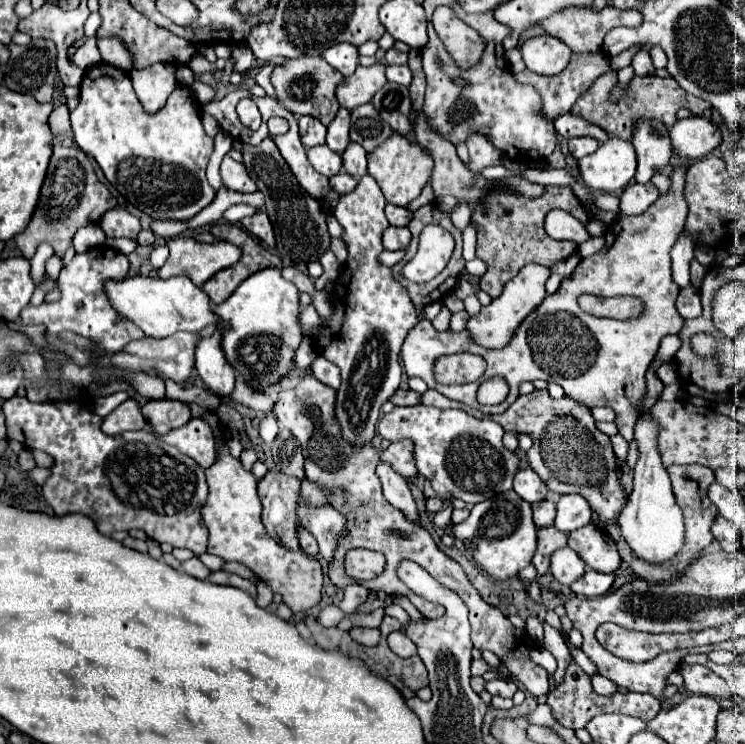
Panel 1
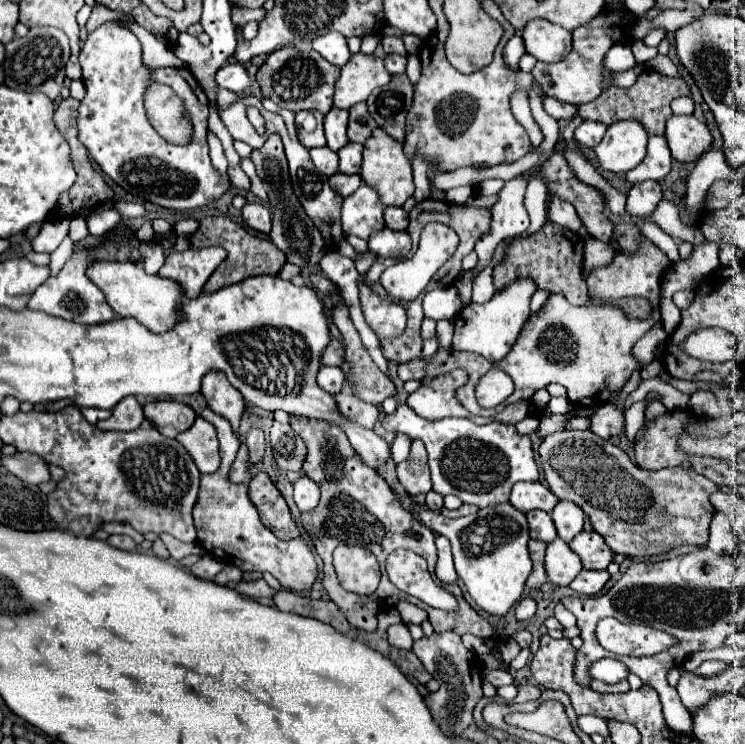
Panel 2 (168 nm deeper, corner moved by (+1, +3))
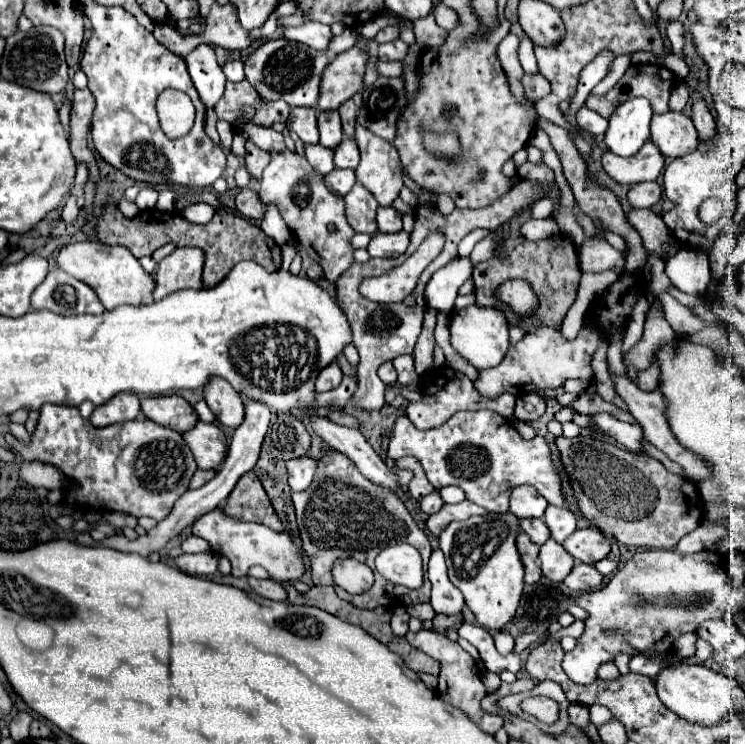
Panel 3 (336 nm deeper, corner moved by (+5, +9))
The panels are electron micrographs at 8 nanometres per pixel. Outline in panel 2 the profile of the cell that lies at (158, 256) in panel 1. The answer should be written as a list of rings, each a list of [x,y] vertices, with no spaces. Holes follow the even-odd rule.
[[[154,241],[140,243],[140,255],[142,255],[142,267],[152,275],[158,273],[160,267],[164,265],[164,249]]]

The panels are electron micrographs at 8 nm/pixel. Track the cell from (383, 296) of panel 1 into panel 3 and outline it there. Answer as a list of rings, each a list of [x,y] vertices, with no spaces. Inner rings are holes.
[[[356,183],[352,187],[352,191],[344,197],[344,201],[346,201],[348,223],[358,233],[376,233],[378,231],[378,225],[376,225],[378,203],[360,183]]]

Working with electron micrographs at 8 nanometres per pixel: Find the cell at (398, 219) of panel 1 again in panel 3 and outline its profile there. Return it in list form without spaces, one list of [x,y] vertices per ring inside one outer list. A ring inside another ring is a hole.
[[[378,207],[378,231],[380,233],[398,233],[402,231],[402,215],[394,207]]]

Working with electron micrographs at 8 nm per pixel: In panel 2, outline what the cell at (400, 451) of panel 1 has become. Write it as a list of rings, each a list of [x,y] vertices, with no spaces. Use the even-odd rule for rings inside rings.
[[[420,439],[412,441],[410,455],[408,459],[396,465],[396,473],[398,473],[398,481],[412,497],[420,493],[428,493],[432,489],[430,469],[426,463],[426,447]]]

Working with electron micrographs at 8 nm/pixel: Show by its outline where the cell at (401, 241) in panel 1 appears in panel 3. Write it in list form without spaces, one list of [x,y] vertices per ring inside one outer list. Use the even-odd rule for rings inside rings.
[[[400,231],[394,235],[376,233],[368,245],[370,257],[398,257],[408,247],[408,233]]]

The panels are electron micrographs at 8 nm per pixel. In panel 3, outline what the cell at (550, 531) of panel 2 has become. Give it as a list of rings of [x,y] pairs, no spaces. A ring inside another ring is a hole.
[[[542,519],[522,521],[522,523],[520,523],[520,527],[522,527],[522,529],[528,533],[530,541],[532,541],[532,543],[536,543],[536,545],[544,545],[544,543],[546,543],[546,539],[550,537],[548,527],[544,525],[544,521],[542,521]]]

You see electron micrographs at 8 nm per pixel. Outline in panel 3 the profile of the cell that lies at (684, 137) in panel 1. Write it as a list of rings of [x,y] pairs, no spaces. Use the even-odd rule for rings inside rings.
[[[668,111],[664,115],[652,117],[650,141],[658,145],[664,157],[682,157],[698,147],[698,133],[694,123],[684,113]]]

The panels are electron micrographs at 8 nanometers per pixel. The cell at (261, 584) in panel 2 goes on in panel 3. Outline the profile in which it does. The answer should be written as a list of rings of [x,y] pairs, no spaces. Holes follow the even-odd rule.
[[[266,579],[266,581],[254,581],[252,583],[254,591],[266,599],[272,599],[272,601],[286,601],[288,593],[286,589],[282,587],[282,583],[276,583],[272,579]]]

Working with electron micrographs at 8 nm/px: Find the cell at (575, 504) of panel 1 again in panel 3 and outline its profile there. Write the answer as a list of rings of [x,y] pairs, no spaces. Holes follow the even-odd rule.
[[[548,505],[544,523],[548,525],[550,537],[556,543],[564,543],[564,539],[576,531],[576,515],[570,509],[556,509],[554,505]]]

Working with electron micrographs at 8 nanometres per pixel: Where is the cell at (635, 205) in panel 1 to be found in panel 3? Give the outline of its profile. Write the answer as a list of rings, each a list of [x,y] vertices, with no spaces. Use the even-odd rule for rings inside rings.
[[[638,183],[628,191],[628,201],[632,207],[650,209],[662,197],[662,187],[658,183]]]

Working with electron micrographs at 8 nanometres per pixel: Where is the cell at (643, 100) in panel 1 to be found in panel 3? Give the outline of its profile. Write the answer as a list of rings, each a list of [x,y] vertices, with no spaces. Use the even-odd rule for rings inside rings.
[[[630,65],[606,95],[588,95],[586,107],[608,119],[620,103],[632,97],[646,97],[654,113],[666,113],[672,85],[674,73],[662,65]]]

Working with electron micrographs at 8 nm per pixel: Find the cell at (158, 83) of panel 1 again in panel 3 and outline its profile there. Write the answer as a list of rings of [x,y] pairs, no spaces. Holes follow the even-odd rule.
[[[166,89],[160,93],[158,103],[158,119],[168,137],[180,137],[188,133],[194,121],[194,105],[190,97],[176,89]]]

